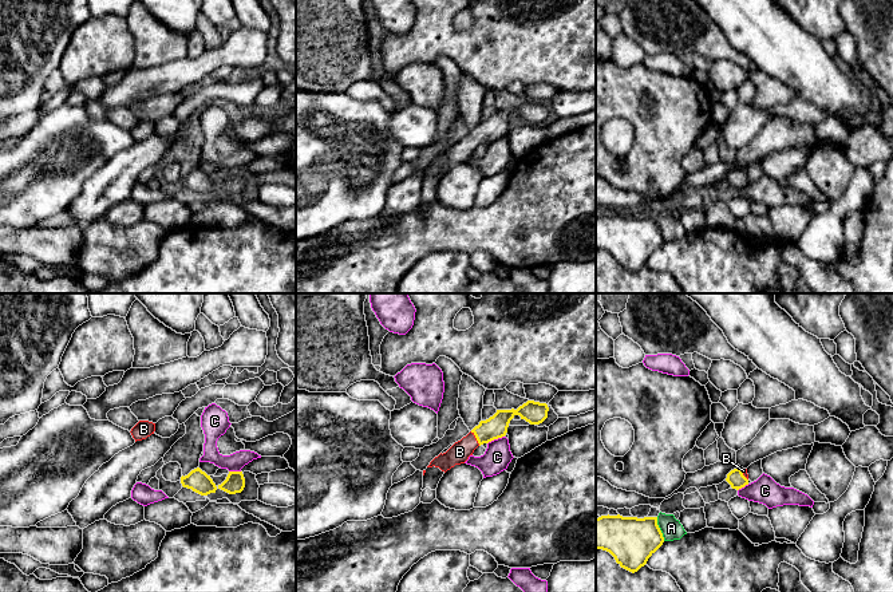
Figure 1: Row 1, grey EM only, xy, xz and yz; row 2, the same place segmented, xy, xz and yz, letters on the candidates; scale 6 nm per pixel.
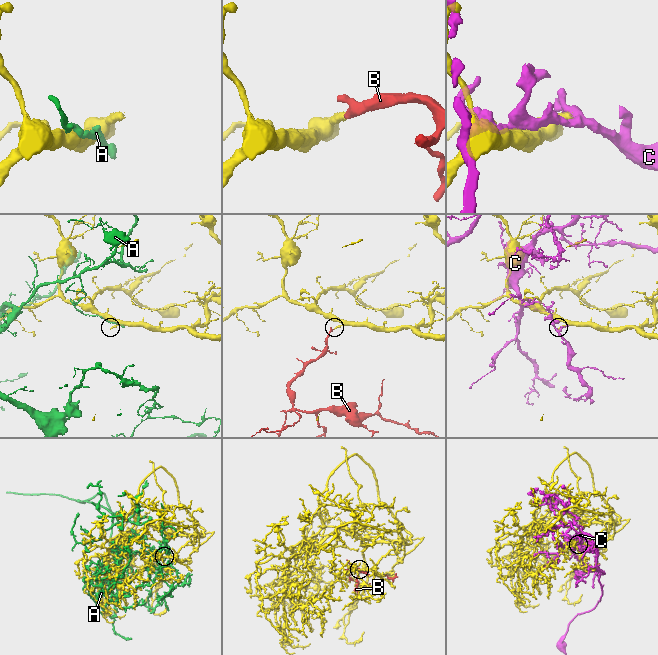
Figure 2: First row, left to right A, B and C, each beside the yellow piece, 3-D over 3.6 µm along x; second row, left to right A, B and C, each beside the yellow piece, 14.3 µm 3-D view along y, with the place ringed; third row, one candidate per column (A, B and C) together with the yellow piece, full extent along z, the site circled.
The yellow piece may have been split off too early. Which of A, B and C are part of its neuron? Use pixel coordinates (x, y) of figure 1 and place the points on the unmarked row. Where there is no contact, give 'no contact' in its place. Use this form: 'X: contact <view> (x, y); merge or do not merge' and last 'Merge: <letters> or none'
A: contact yz (659, 229); do not merge
B: contact xz (475, 137); merge
C: contact xz (496, 138); do not merge
Merge: B

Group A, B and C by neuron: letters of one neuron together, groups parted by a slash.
A / B / C

